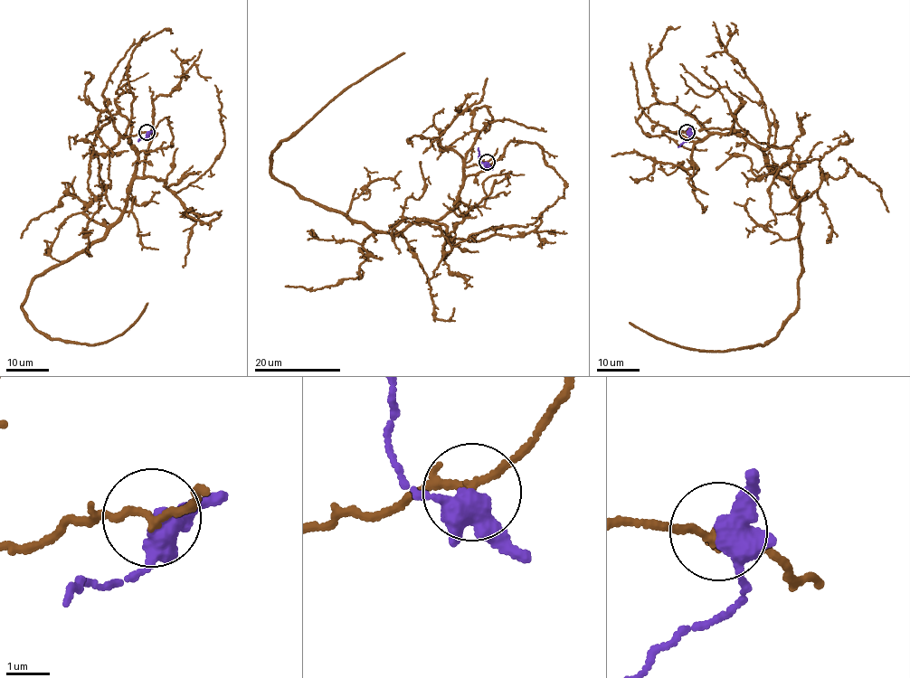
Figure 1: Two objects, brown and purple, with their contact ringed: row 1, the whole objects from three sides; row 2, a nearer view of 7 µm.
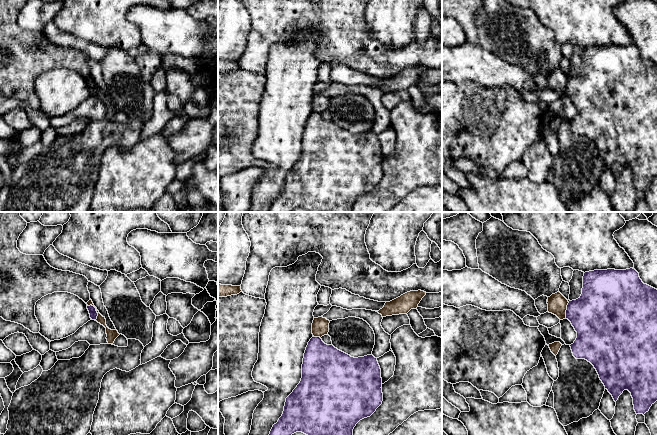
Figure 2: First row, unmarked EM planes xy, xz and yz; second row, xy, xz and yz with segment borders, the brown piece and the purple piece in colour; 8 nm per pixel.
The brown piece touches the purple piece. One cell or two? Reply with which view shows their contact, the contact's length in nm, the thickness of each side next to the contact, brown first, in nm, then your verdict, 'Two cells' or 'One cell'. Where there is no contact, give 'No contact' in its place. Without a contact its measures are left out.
Touches brown in xy. Shared border 150 nm. Thickness 80 nm (brown) against 70 nm. Two cells

